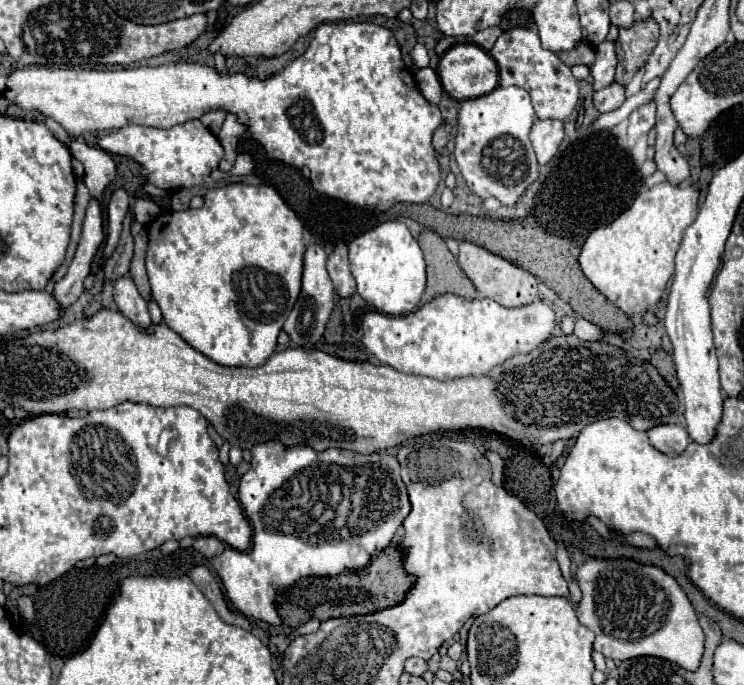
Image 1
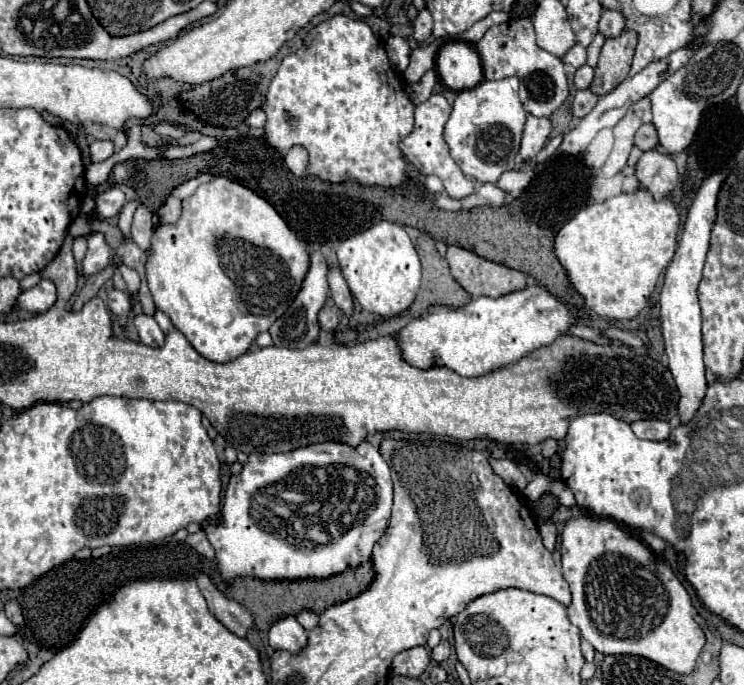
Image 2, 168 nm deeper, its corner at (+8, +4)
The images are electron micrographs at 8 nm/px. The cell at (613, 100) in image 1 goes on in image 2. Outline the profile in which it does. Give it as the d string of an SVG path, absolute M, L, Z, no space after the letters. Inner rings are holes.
M579 90L575 94L575 100L573 100L573 106L571 106L571 112L573 112L573 118L583 118L587 116L593 106L597 104L597 96L591 92L591 90Z

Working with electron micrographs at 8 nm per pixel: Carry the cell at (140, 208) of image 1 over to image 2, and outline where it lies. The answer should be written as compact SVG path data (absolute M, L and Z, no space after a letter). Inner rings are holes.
M127 202L123 206L123 210L121 210L121 214L119 214L119 224L117 226L119 226L119 230L121 230L121 234L123 234L125 240L131 238L129 228L131 228L131 218L133 218L133 212L135 212L137 206L139 206L139 202Z

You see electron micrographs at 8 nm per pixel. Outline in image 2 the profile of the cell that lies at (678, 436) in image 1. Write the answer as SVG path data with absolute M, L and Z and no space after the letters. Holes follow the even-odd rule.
M639 420L639 422L631 422L631 430L637 438L643 440L667 440L671 426L661 420Z

